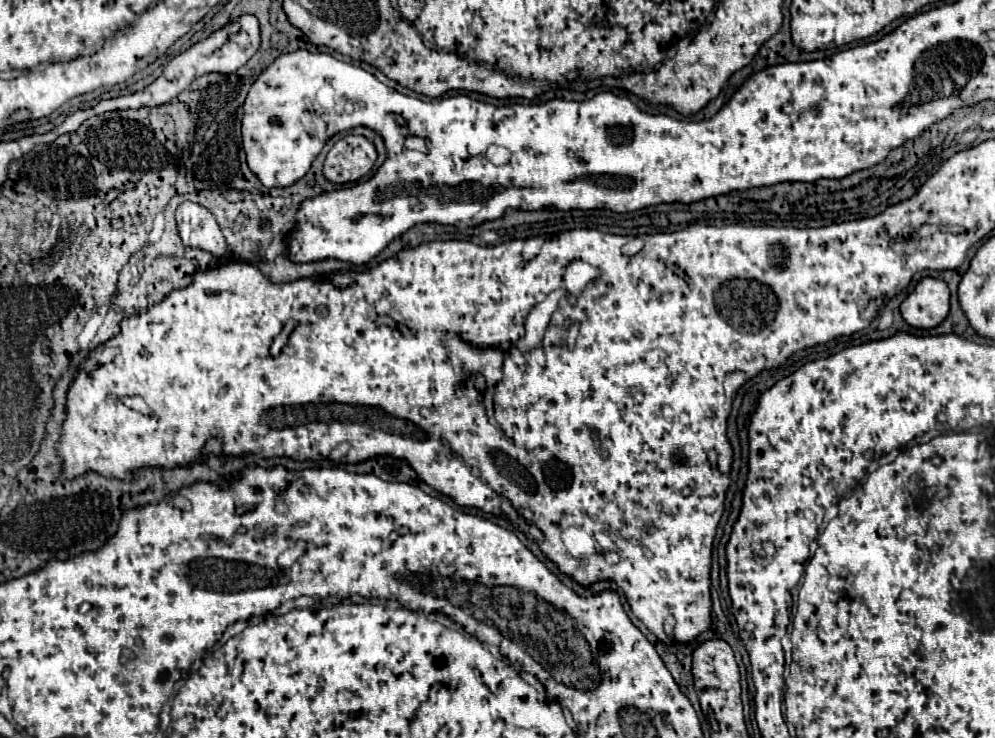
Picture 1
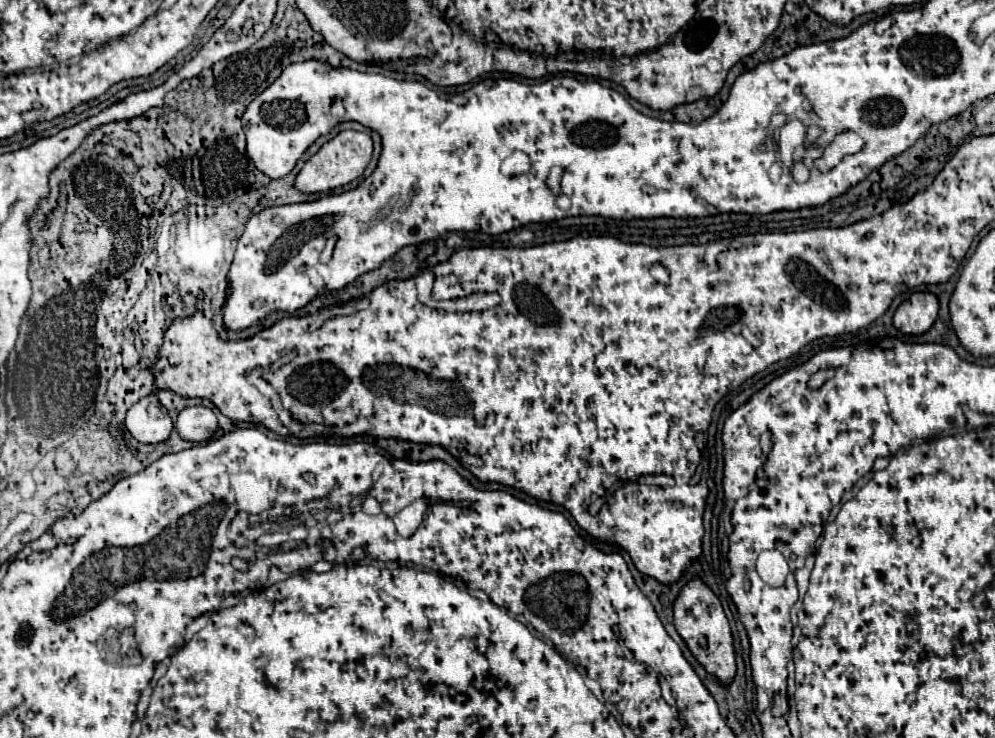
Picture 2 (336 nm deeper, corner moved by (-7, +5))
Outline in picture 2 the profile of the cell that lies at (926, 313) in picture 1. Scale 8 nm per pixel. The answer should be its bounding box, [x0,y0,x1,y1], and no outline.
[893,293,939,335]

